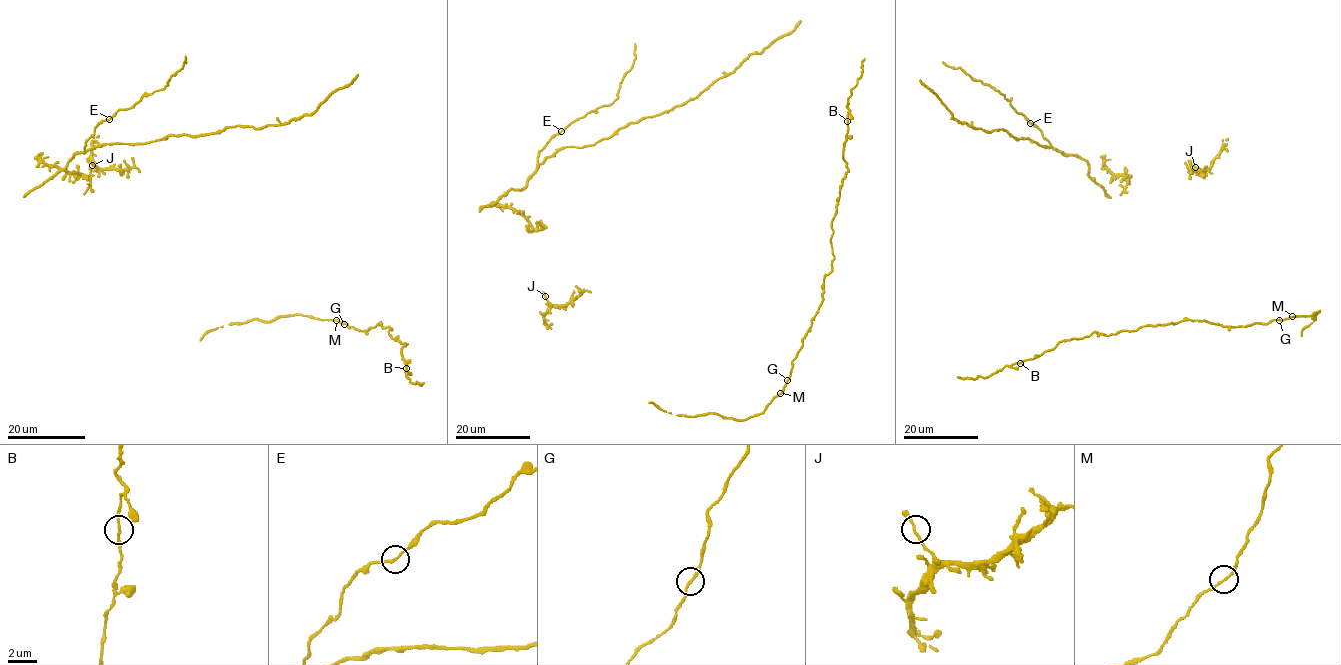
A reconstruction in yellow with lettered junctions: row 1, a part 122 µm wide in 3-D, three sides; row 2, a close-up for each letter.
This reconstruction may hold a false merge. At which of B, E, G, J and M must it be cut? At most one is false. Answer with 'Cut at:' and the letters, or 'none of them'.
Cut at: B

